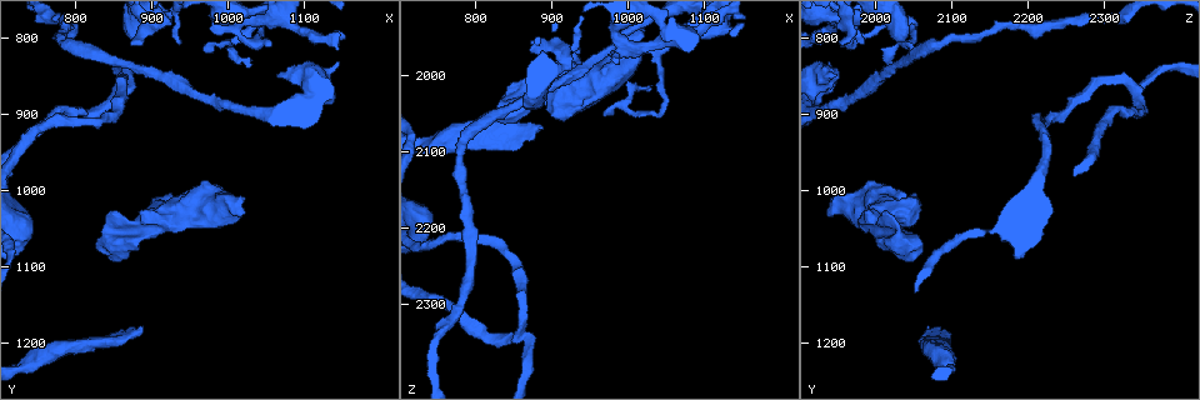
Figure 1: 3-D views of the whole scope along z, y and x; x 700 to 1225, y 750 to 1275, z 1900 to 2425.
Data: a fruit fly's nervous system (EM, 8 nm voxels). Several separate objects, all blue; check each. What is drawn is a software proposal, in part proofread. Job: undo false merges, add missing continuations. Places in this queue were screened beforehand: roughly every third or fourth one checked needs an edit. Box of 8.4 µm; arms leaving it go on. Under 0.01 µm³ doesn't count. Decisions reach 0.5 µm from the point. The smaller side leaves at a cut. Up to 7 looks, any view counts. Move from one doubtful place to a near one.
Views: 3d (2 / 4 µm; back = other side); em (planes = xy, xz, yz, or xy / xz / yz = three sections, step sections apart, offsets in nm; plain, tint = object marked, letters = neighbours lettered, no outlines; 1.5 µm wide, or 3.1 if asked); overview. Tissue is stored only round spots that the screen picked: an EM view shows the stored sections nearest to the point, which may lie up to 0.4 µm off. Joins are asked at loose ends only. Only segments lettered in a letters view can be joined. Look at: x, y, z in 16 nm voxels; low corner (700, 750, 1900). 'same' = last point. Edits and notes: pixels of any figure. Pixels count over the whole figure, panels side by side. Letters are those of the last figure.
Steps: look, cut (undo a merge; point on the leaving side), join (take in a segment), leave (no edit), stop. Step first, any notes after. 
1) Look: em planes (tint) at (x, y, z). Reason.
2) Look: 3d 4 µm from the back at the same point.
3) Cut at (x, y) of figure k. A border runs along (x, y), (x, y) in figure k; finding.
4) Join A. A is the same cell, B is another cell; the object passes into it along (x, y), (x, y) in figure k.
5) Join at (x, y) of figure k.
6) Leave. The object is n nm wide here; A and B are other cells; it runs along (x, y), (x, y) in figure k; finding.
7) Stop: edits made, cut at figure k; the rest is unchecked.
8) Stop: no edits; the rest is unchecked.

Look: em xy step 4 (letters) at (1065, 850, 1945). Thick end.

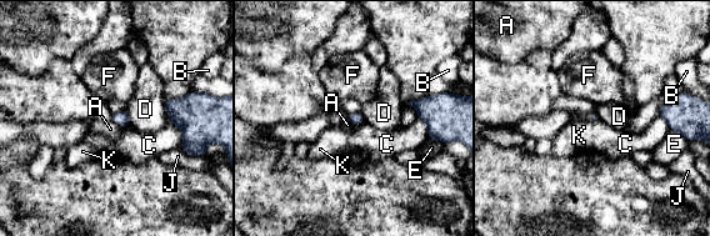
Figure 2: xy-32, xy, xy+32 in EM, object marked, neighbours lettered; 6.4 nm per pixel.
Look: em yz step 4 (letters) at the same point. Cut it another way.

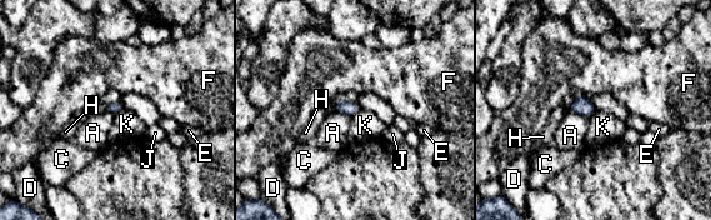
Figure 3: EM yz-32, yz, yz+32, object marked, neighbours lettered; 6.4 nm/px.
Leave. The longest contact is with A, 140 nm; A, C, D, E, F, H, J and K are other cells; a border runs along (567, 110), (587, 118) in figure 3; no lettered segment goes on from it.

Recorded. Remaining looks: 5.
Look: 3d 4 µm from the back at (995, 810, 2040). Sharp bend.

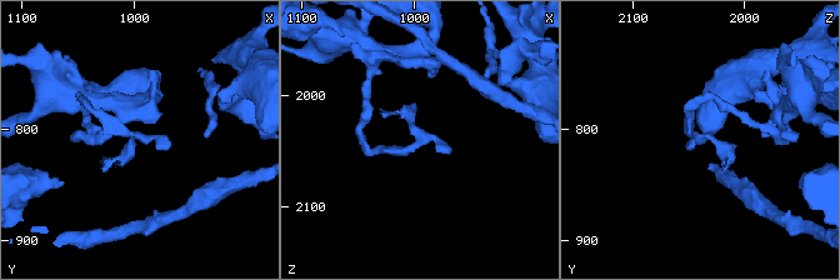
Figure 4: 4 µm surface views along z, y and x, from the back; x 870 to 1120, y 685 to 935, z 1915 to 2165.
Look: em planes (tint) at (992, 808, 2040). Shape alone is not enough.

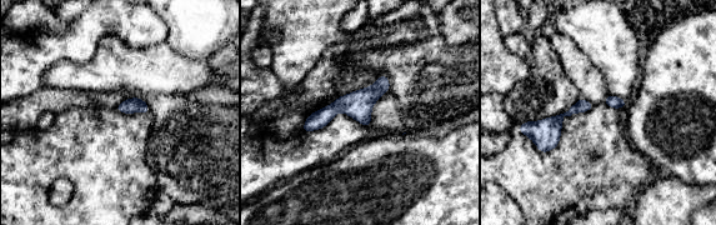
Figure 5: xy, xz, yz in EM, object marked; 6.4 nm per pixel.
Look: em planes (letters) at the same point.

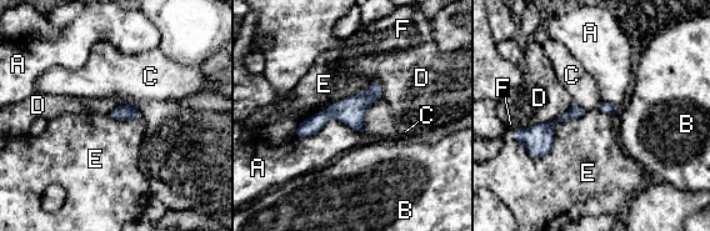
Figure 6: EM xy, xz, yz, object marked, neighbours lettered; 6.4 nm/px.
Leave. The longest contact is with E, 550 nm; A, B, C, D, E and F are other cells; it runs along (378, 86), (299, 134) in figure 6; one neuron here.

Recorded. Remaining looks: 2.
Look: em planes (plain) at (875, 810, 1955). Free end.

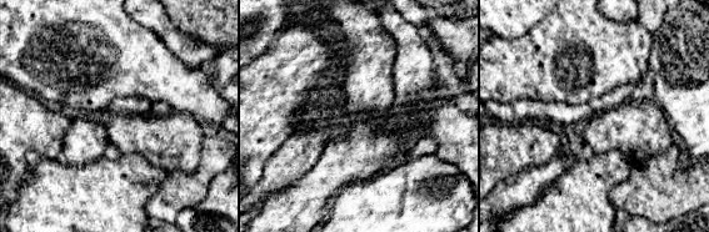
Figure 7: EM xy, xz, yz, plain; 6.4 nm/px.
Look: em planes (letters) at the same point.

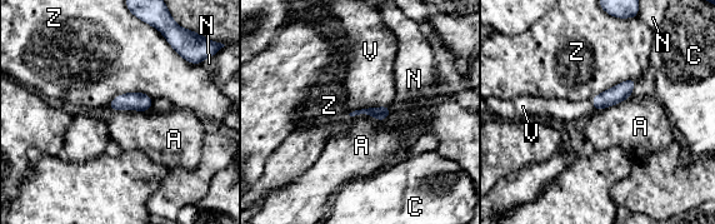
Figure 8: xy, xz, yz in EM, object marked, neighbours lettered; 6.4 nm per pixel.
Join V. V is the same cell, A, C, N and Z are other cells; the object passes into it along (381, 113), (369, 108), (370, 83) in figure 8; the neuron continues.

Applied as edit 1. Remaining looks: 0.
Stop: edits made, join at figure 8; the rest is unchecked.

